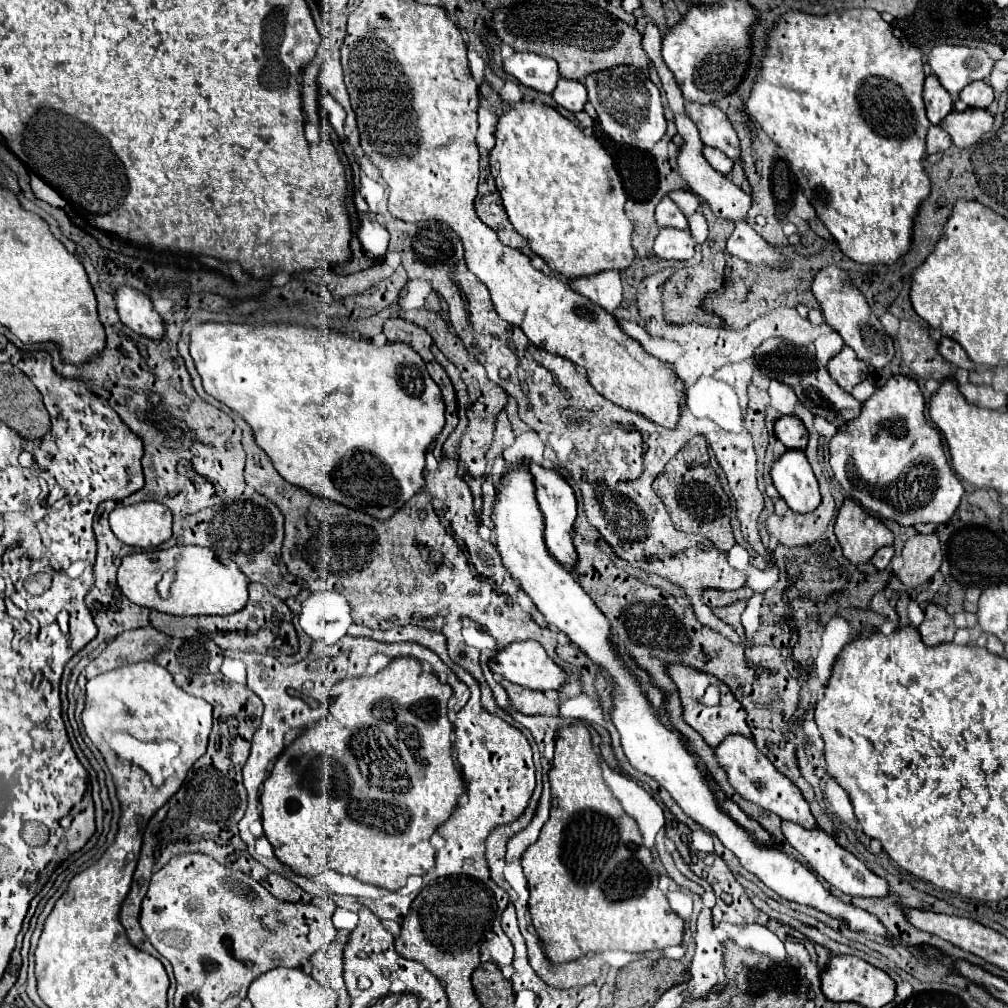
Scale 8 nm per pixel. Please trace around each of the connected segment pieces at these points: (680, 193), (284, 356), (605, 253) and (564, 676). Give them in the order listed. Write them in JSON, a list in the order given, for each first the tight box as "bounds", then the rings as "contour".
[{"bounds":[668,190,700,216],"contour":[[[674,190],[668,196],[678,204],[678,208],[684,212],[684,216],[694,214],[698,210],[698,206],[700,206],[698,198],[690,190]]]},{"bounds":[190,322,444,520],"contour":[[[202,322],[190,332],[190,356],[194,358],[196,370],[202,376],[204,390],[216,400],[224,402],[228,408],[236,410],[244,416],[244,420],[252,426],[256,444],[272,458],[278,474],[310,492],[316,492],[328,500],[340,502],[354,510],[366,512],[378,520],[388,520],[396,510],[402,508],[416,492],[424,488],[424,452],[436,440],[440,430],[444,428],[444,402],[438,384],[430,378],[426,370],[426,362],[422,356],[412,350],[406,342],[386,342],[384,346],[376,346],[366,338],[352,338],[338,332],[322,332],[314,326],[302,324],[236,324],[236,322]]]},{"bounds":[490,100,634,278],"contour":[[[520,100],[498,116],[496,144],[490,150],[490,172],[502,198],[502,206],[514,230],[526,238],[528,246],[564,278],[598,274],[610,268],[628,268],[634,258],[632,232],[624,205],[628,199],[618,176],[614,158],[594,138],[566,120],[556,108]]]},{"bounds":[490,640,568,692],"contour":[[[526,640],[526,642],[514,642],[510,644],[510,648],[504,648],[500,650],[492,660],[490,660],[490,670],[494,670],[494,674],[518,684],[518,686],[524,686],[524,688],[530,688],[530,690],[540,690],[540,692],[546,692],[546,690],[560,690],[566,680],[568,680],[568,672],[558,666],[548,654],[546,650],[534,642],[534,640]]]}]

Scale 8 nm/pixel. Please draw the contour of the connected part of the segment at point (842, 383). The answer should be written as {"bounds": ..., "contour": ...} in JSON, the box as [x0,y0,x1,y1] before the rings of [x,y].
{"bounds":[828,346,868,392],"contour":[[[848,346],[842,348],[840,354],[836,354],[830,362],[828,362],[828,372],[832,376],[832,380],[846,392],[852,392],[852,388],[856,384],[860,384],[866,376],[868,376],[868,366],[866,362],[858,360],[858,356],[854,354],[854,350],[850,350]]]}

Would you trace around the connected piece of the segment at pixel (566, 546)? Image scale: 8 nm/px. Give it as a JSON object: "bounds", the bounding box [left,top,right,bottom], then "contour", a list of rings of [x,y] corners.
{"bounds":[530,464,578,574],"contour":[[[530,464],[530,472],[534,474],[536,500],[538,500],[538,506],[540,506],[542,514],[544,514],[546,548],[560,566],[564,566],[568,572],[574,574],[574,566],[578,562],[578,554],[576,554],[576,548],[572,544],[572,530],[574,530],[574,520],[576,520],[574,490],[568,486],[568,482],[556,470],[546,470],[538,464]]]}

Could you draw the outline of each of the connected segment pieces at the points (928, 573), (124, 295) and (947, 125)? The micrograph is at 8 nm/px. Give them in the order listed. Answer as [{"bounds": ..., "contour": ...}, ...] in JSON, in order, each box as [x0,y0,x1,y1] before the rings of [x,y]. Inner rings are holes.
[{"bounds":[898,534,942,588],"contour":[[[916,534],[906,540],[902,550],[904,566],[898,572],[900,580],[908,588],[916,588],[930,580],[942,562],[942,546],[938,534]]]},{"bounds":[114,286,164,340],"contour":[[[118,286],[114,292],[114,302],[120,322],[132,328],[136,334],[154,340],[164,336],[164,322],[160,314],[152,308],[152,300],[148,298],[148,294],[132,286]]]},{"bounds":[940,108,994,148],"contour":[[[984,108],[964,110],[964,112],[950,112],[940,126],[950,134],[952,142],[958,148],[970,148],[982,140],[986,132],[990,132],[994,124],[994,114]]]}]

